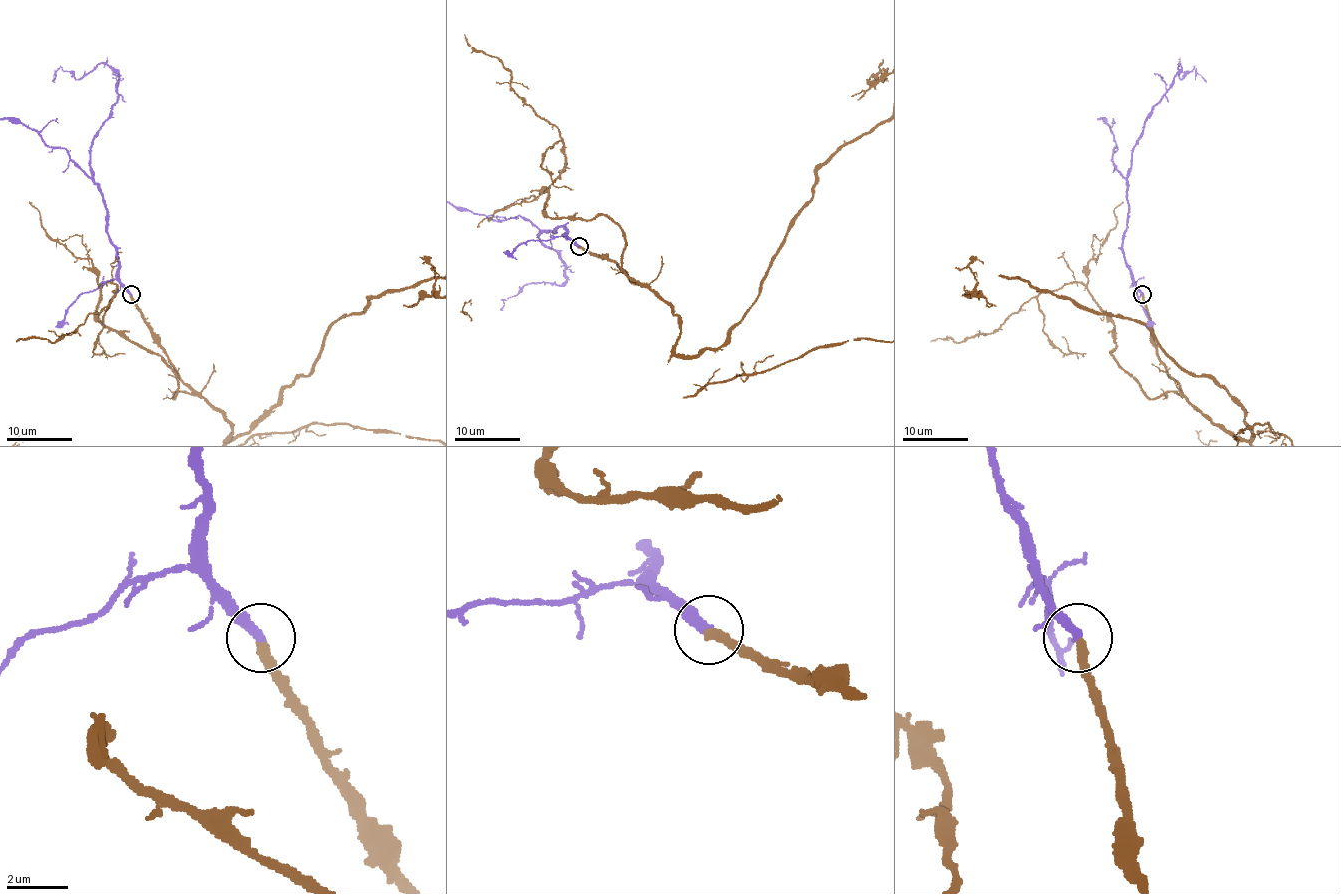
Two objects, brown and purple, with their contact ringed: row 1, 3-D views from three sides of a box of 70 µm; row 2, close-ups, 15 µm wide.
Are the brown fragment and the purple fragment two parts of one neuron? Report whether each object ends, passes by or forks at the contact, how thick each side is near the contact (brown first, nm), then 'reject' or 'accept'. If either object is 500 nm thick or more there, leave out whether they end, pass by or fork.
brown ends; purple ends; calibres 300 and 320 nm; accept

